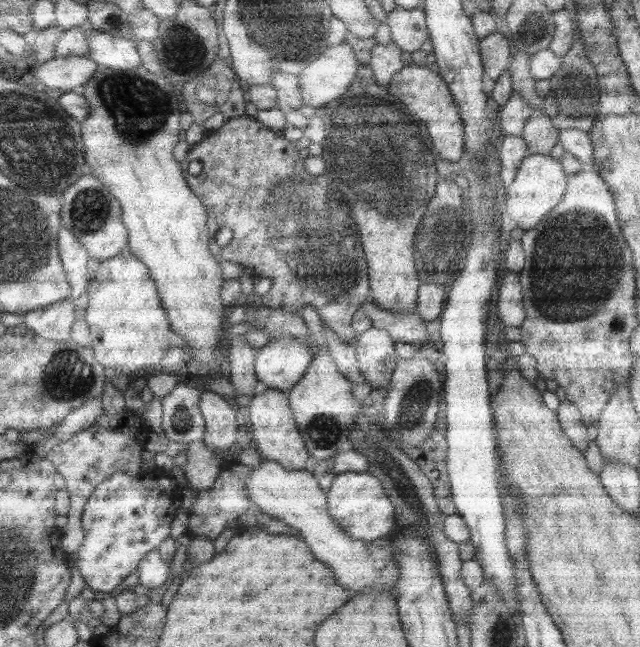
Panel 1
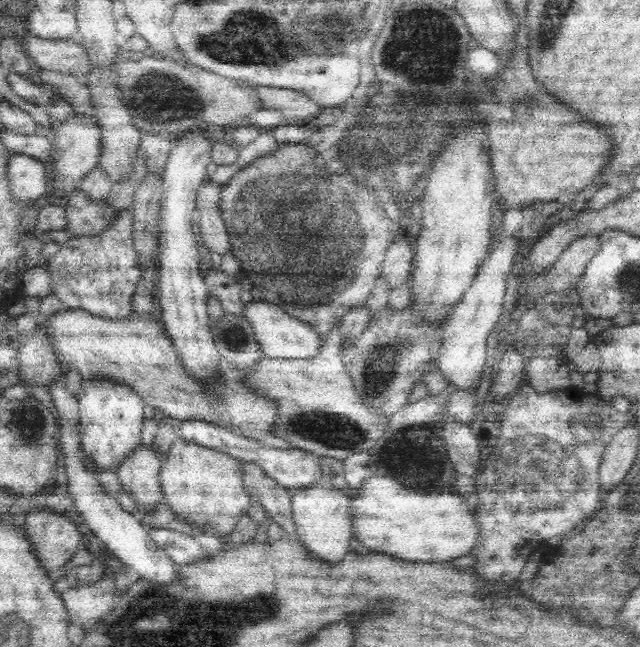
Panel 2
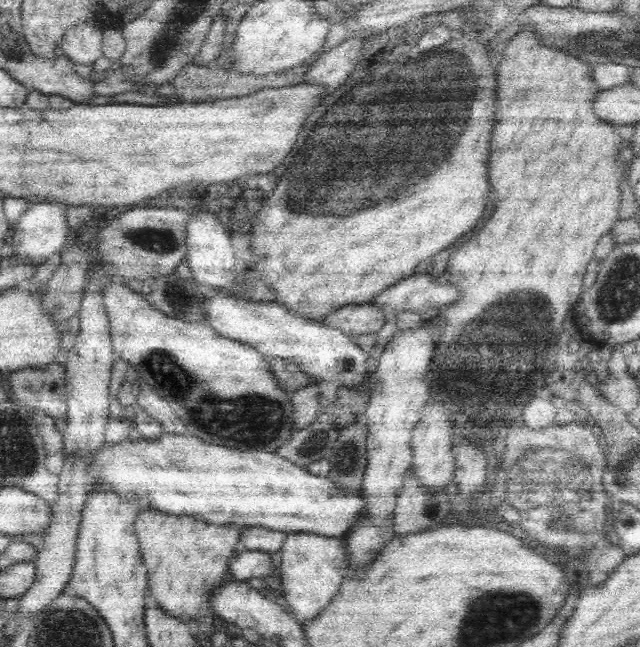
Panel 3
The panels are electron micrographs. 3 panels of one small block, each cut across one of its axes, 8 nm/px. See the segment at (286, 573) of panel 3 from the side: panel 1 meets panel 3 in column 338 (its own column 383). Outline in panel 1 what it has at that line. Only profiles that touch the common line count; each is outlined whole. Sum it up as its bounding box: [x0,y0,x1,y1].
[245,460,397,592]

